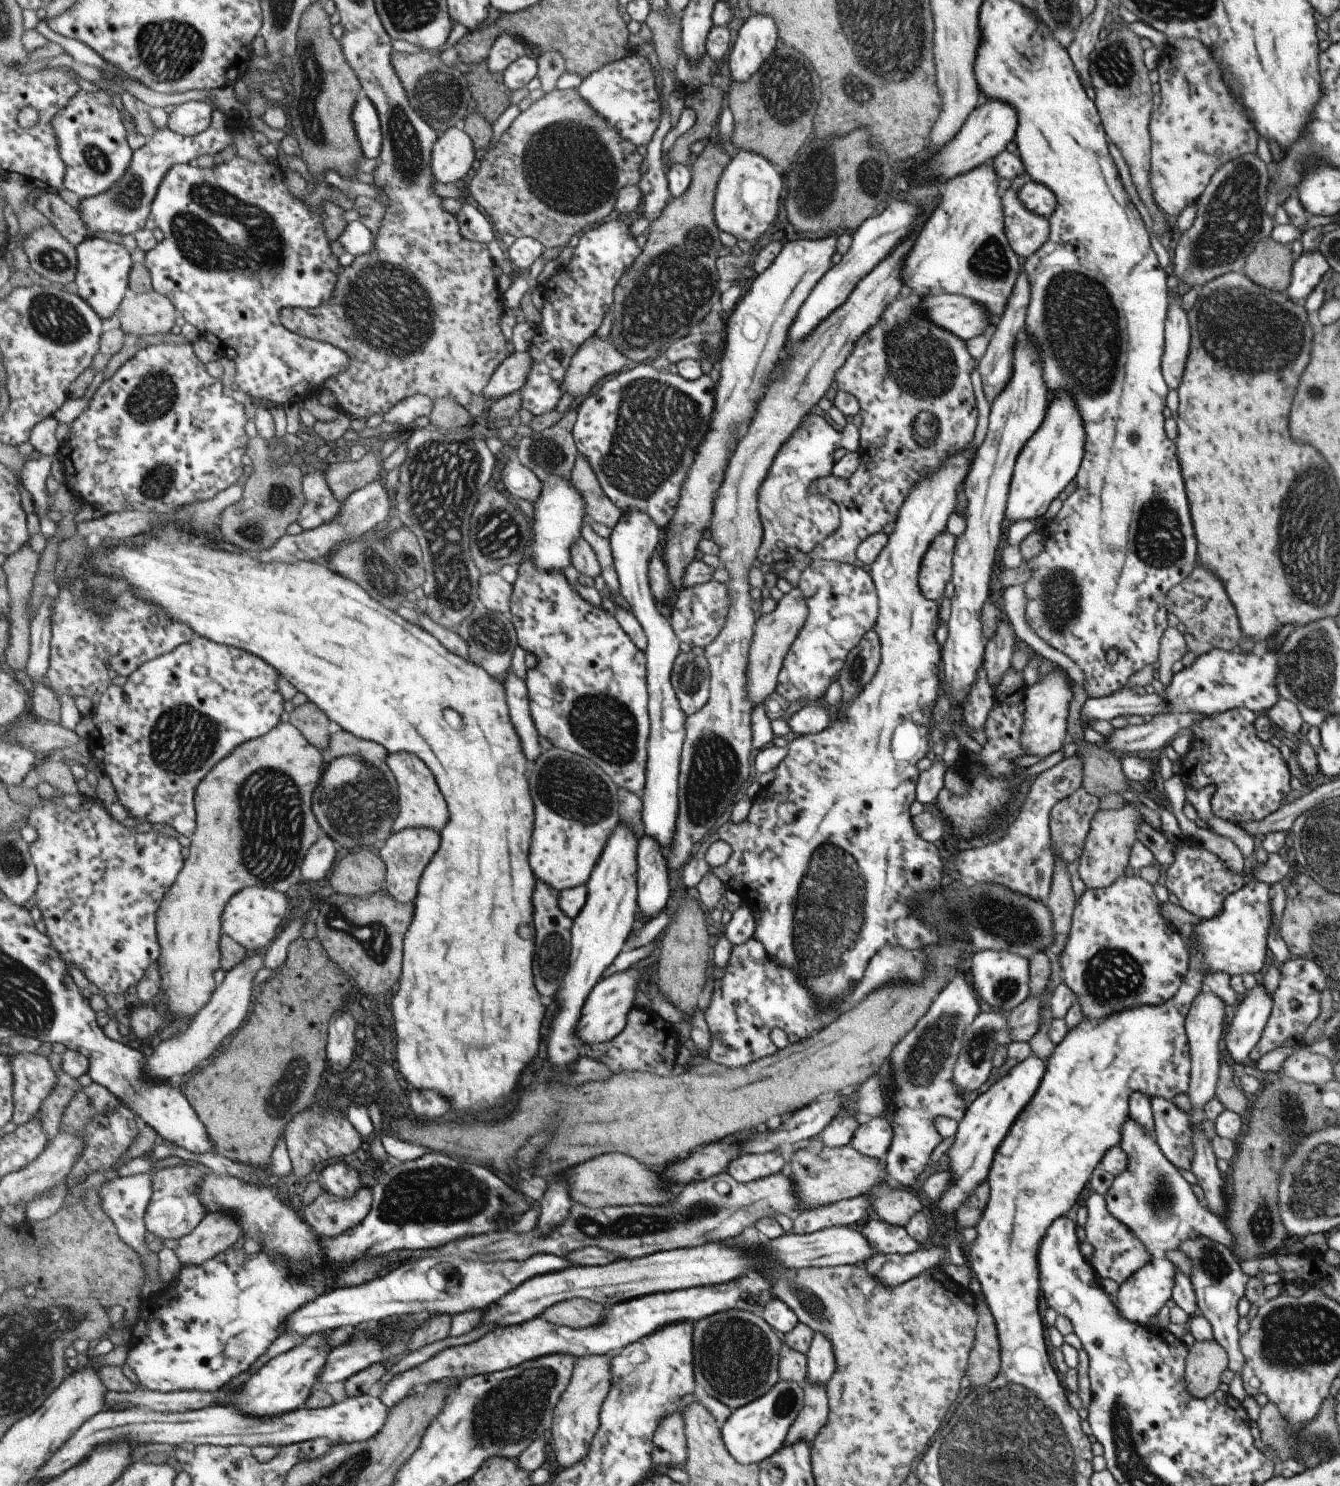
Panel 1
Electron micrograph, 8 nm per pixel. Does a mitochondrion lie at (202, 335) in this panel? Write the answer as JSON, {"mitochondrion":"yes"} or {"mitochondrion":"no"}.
{"mitochondrion":"no"}

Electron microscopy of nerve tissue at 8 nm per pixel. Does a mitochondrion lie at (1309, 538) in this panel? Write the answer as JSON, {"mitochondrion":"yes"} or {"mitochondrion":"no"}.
{"mitochondrion":"yes"}

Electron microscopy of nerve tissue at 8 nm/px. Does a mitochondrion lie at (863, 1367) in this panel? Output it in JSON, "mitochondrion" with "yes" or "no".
{"mitochondrion":"no"}

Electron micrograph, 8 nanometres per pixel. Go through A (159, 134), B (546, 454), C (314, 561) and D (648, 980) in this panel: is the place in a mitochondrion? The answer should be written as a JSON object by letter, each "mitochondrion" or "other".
{"A":"other","B":"mitochondrion","C":"other","D":"other"}

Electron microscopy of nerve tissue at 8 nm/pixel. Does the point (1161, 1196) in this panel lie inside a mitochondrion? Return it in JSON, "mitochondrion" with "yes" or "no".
{"mitochondrion":"yes"}

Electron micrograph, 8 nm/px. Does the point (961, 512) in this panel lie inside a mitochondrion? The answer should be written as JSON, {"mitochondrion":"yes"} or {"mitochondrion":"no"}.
{"mitochondrion":"no"}

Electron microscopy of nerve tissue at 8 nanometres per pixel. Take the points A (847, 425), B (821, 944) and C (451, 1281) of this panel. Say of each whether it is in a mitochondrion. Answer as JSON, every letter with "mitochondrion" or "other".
{"A":"other","B":"mitochondrion","C":"mitochondrion"}

